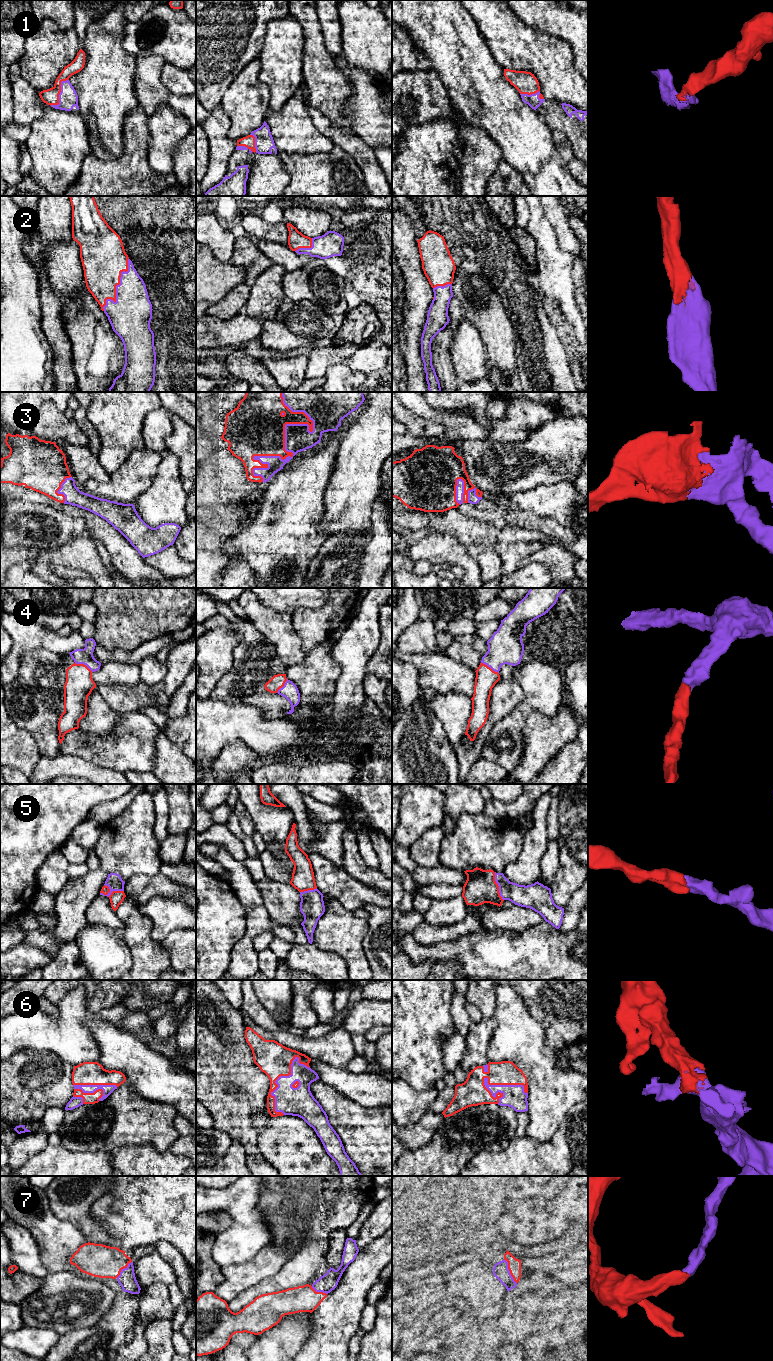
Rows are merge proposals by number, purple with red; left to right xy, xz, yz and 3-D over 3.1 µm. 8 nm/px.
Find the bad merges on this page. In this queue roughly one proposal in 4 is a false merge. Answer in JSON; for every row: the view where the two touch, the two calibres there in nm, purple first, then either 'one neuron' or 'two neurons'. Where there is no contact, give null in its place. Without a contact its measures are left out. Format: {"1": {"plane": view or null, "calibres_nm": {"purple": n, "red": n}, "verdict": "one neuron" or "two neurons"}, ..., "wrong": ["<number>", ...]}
{"1": {"plane": "xy", "calibres_nm": {"purple": 150, "red": 130}, "verdict": "one neuron"}, "2": {"plane": "xy", "calibres_nm": {"purple": 320, "red": 360}, "verdict": "one neuron"}, "3": {"plane": "xz", "calibres_nm": {"purple": 220, "red": 420}, "verdict": "one neuron"}, "4": {"plane": "yz", "calibres_nm": {"purple": 280, "red": 170}, "verdict": "one neuron"}, "5": {"plane": "xy", "calibres_nm": {"purple": 130, "red": 70}, "verdict": "one neuron"}, "6": {"plane": "yz", "calibres_nm": {"purple": 180, "red": 190}, "verdict": "one neuron"}, "7": {"plane": "yz", "calibres_nm": {"purple": 120, "red": 110}, "verdict": "one neuron"}, "wrong": []}

